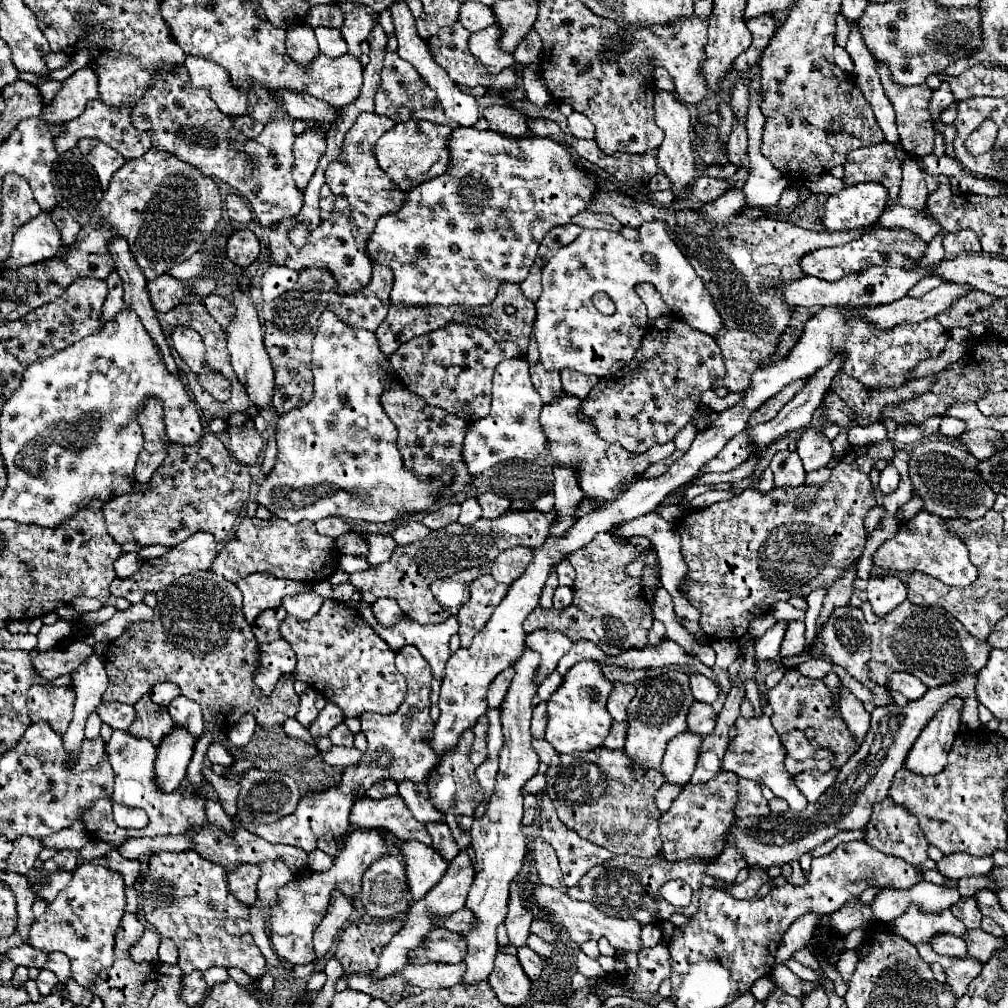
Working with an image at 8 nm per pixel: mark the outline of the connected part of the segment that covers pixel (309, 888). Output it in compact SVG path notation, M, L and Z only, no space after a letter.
M365 828L355 830L349 834L341 854L337 856L335 864L327 872L309 870L307 874L293 876L291 882L277 888L277 900L273 906L267 908L269 914L269 932L271 932L271 946L275 954L289 962L289 964L309 964L315 960L313 956L313 930L319 926L321 918L325 916L331 898L335 892L345 894L347 898L355 900L361 892L361 878L365 870L387 852L387 838L385 830L379 828Z

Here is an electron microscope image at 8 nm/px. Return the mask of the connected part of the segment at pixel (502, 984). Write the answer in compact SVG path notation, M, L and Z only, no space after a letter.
M497 952L489 984L495 990L497 998L507 1006L523 1006L531 1002L533 982L529 980L529 976L525 976L517 956L513 954Z

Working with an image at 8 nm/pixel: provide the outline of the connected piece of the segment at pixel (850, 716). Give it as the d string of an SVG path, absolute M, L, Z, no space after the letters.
M841 686L841 718L845 720L851 738L859 746L865 740L865 734L869 730L871 714L863 708L863 702L857 700L845 686Z

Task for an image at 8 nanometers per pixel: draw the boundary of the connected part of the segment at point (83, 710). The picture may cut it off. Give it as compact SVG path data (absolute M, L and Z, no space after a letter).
M96 653L87 658L71 677L76 700L73 720L67 732L63 734L63 740L69 752L77 752L83 740L83 728L85 728L89 714L101 704L101 696L107 690L109 678L107 678L104 661Z

